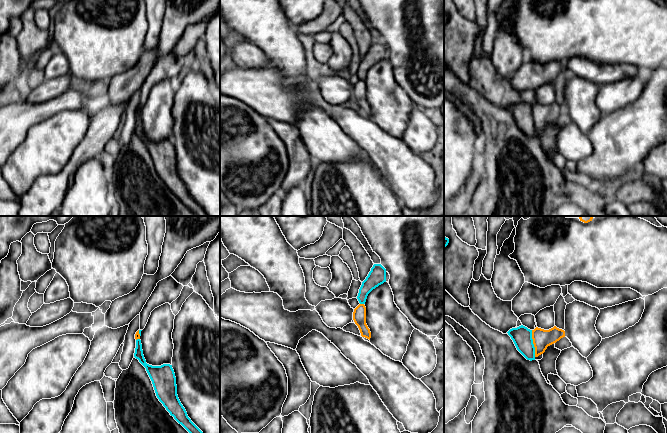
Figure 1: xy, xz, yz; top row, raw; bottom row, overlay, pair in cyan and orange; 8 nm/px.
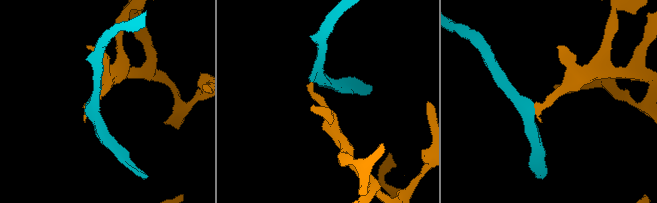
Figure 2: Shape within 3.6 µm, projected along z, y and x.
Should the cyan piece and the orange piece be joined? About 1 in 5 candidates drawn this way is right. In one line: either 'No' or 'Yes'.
No

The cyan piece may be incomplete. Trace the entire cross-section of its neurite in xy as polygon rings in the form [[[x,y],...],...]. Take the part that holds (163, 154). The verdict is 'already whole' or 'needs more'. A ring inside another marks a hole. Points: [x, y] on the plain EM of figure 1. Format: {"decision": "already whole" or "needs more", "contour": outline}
{"decision": "already whole", "contour": [[[136,116],[134,133],[146,144],[159,177],[174,195],[181,200],[195,216],[207,216],[203,208],[191,197],[177,171],[176,153],[172,141],[152,142],[146,139],[141,116]]]}

